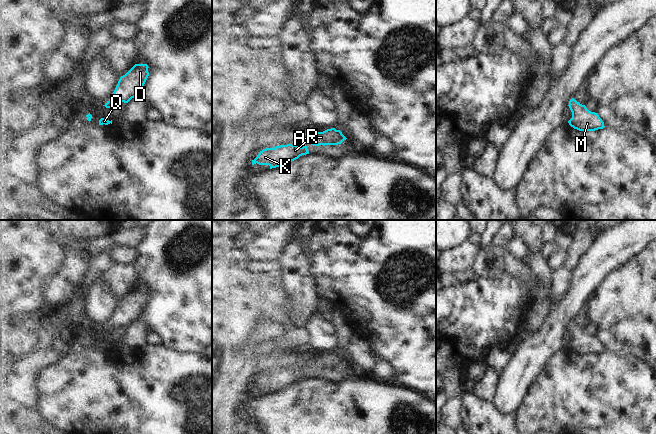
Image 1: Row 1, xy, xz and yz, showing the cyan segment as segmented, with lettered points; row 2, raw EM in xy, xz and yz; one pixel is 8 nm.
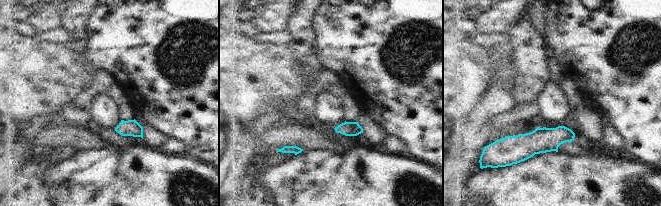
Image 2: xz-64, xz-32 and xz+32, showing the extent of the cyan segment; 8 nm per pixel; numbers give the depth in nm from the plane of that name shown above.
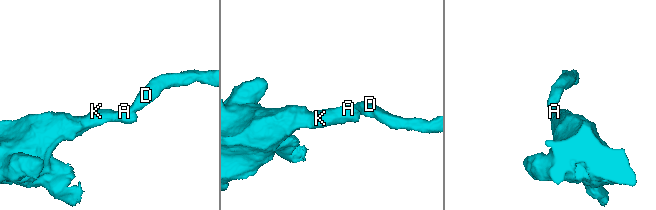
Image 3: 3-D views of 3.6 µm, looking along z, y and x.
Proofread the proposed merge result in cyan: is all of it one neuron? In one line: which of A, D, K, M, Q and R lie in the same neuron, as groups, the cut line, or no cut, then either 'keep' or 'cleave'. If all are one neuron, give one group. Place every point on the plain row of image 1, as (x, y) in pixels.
A D K M Q R; no cut; keep

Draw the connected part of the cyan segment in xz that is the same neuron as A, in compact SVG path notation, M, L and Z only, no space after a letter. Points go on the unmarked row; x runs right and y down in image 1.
M335 352L327 353L323 356L316 356L312 358L309 363L311 369L338 369L341 368L347 362L342 358L340 354Z

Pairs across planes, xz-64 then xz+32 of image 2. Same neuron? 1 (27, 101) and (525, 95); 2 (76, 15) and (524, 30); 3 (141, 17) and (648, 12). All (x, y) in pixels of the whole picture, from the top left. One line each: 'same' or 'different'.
1: different
2: same
3: same

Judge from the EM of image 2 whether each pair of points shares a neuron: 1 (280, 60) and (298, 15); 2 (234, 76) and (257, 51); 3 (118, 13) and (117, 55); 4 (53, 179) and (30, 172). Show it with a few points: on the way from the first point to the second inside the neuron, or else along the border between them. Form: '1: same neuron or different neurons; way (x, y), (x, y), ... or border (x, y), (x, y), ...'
1: different neurons; border (288, 41), (292, 51), (301, 62)
2: same neuron; way (240, 70), (251, 57)
3: same neuron; way (118, 23), (118, 45)
4: different neurons; border (58, 164), (46, 175), (46, 181), (53, 195)

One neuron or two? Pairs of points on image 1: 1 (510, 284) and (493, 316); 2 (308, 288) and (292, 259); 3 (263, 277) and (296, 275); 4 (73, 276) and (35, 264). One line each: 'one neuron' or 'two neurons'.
1: one neuron
2: one neuron
3: two neurons
4: two neurons

